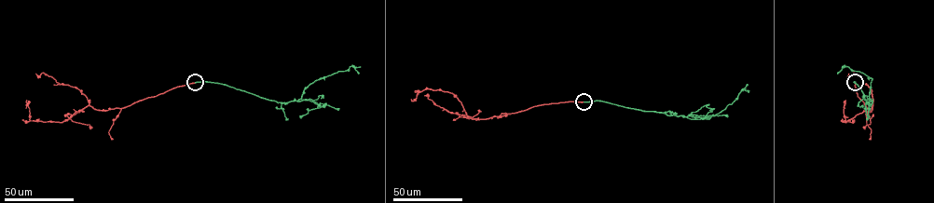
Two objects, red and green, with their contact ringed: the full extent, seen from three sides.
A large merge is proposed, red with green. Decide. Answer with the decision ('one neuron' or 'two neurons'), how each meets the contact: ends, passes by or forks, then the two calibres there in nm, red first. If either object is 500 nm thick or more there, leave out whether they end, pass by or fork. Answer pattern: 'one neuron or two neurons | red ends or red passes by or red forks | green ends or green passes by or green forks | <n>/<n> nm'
two neurons | red ends | green ends | 300/320 nm

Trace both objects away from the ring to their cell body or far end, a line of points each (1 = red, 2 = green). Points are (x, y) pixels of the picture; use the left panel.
1: (195, 82), (121, 108), (101, 110), (88, 105), (61, 122), (30, 120), (26, 100)
2: (195, 82), (217, 83), (287, 103), (298, 101), (308, 86), (322, 78), (347, 71), (350, 66), (358, 74)

